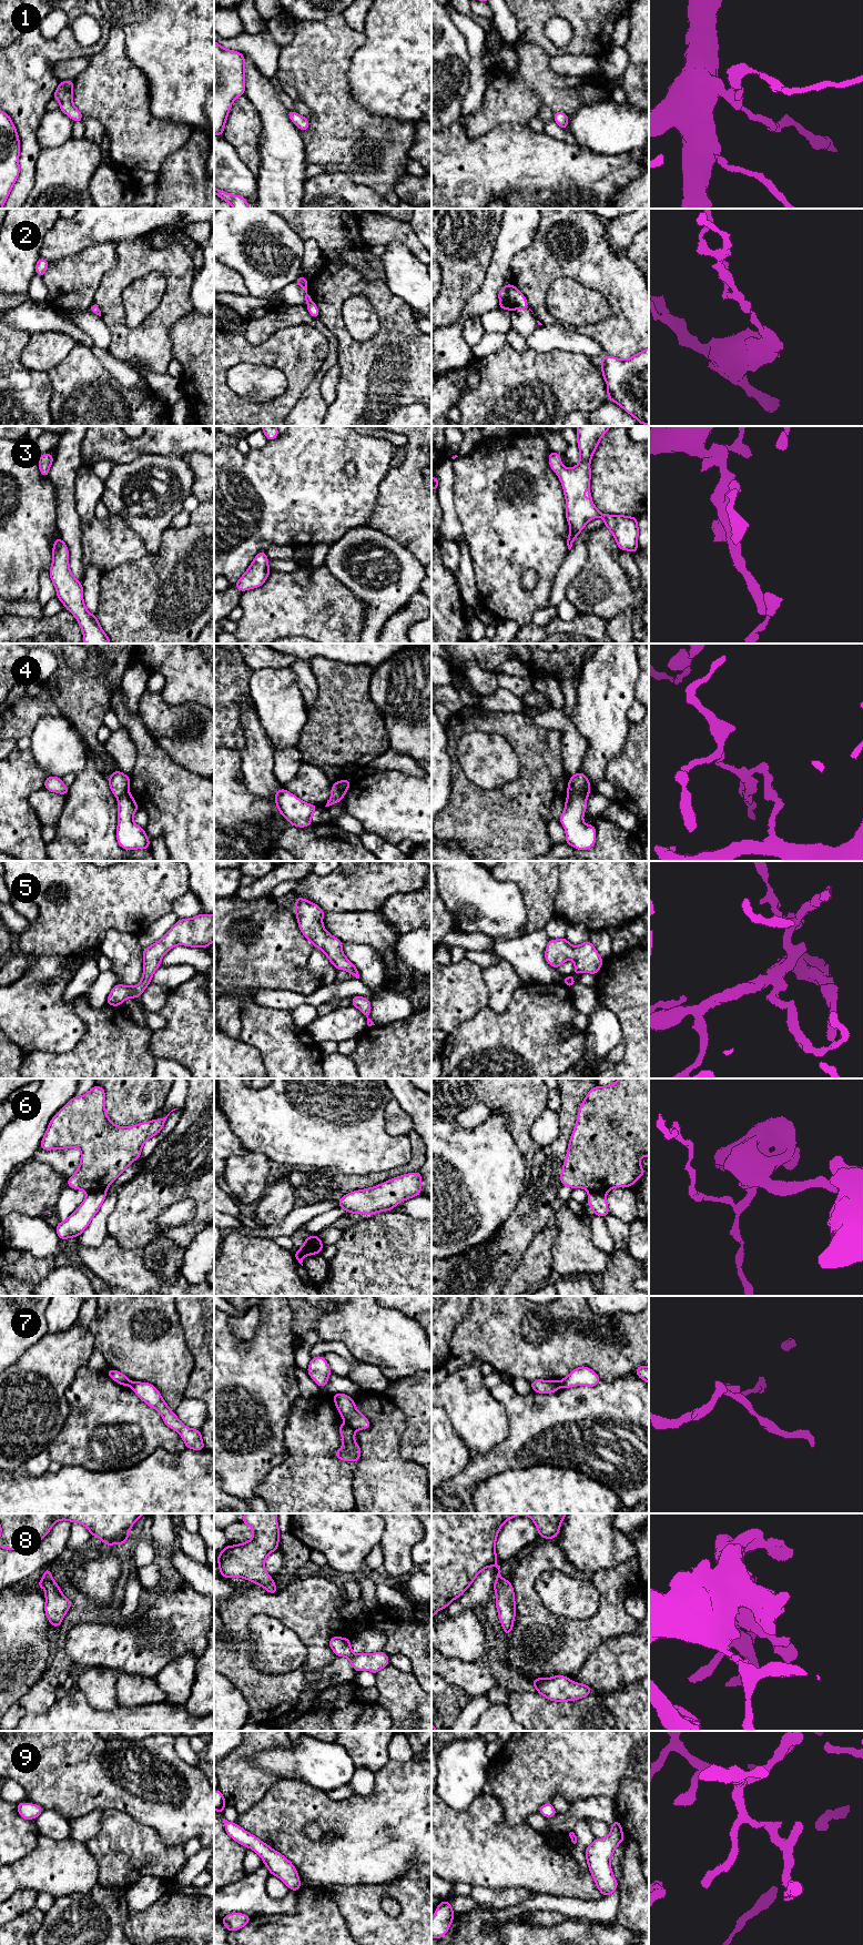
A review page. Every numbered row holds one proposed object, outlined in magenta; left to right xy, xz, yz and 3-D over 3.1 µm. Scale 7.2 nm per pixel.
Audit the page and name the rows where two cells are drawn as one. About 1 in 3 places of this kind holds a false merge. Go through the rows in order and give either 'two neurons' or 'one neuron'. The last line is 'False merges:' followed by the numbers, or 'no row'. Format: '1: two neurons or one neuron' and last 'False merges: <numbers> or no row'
1: one neuron
2: one neuron
3: one neuron
4: two neurons
5: one neuron
6: two neurons
7: two neurons
8: one neuron
9: one neuron
False merges: 4, 6, 7

